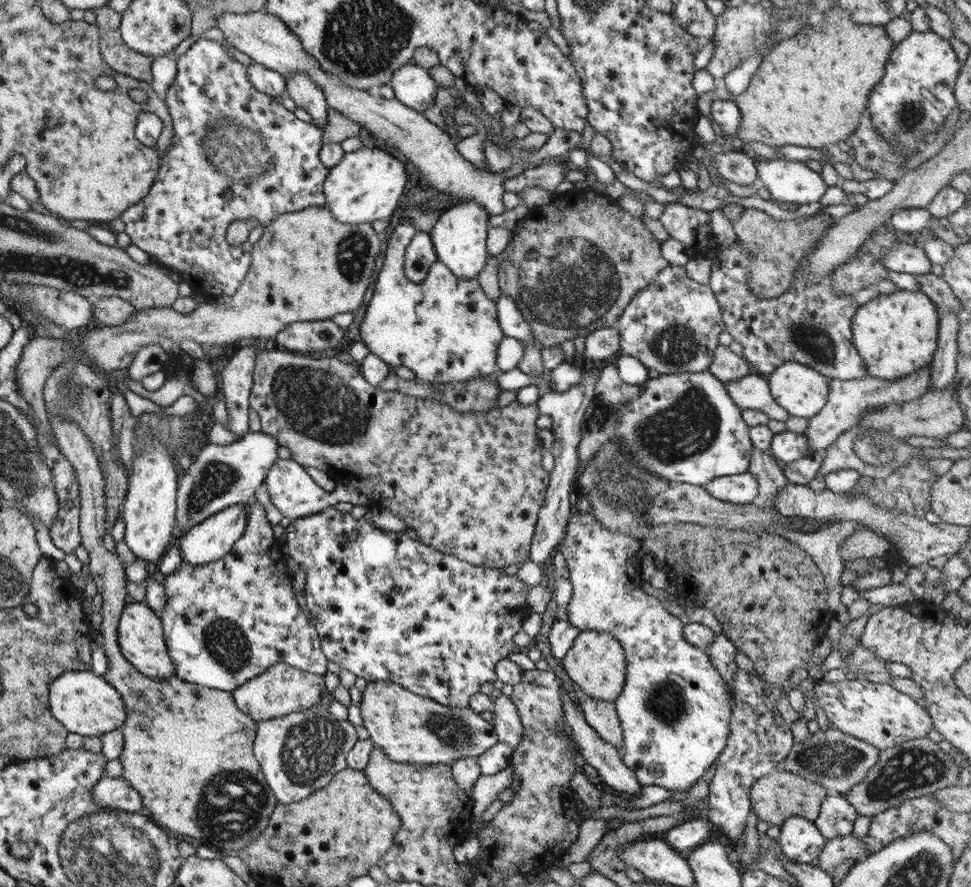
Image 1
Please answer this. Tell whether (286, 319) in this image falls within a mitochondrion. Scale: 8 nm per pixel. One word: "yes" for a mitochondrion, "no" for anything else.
no

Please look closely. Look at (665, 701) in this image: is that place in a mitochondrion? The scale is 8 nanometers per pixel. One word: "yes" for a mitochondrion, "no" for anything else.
yes

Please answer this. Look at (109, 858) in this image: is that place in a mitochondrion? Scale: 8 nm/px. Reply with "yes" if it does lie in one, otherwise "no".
yes

